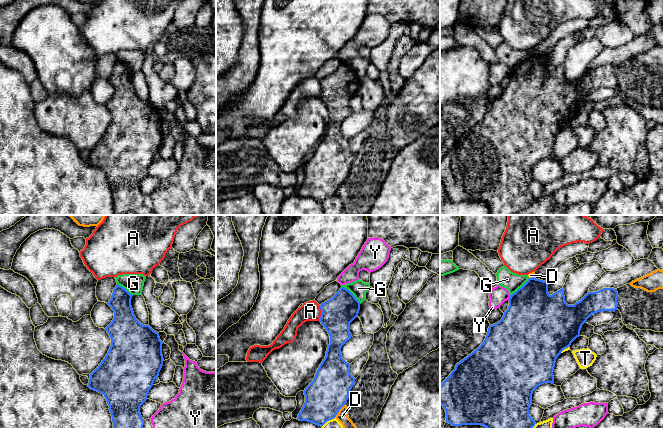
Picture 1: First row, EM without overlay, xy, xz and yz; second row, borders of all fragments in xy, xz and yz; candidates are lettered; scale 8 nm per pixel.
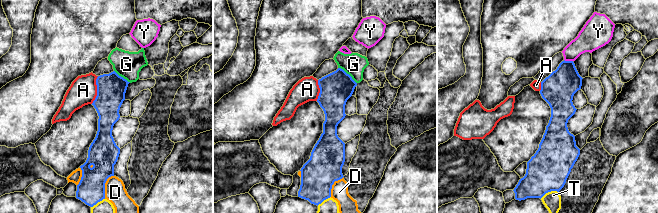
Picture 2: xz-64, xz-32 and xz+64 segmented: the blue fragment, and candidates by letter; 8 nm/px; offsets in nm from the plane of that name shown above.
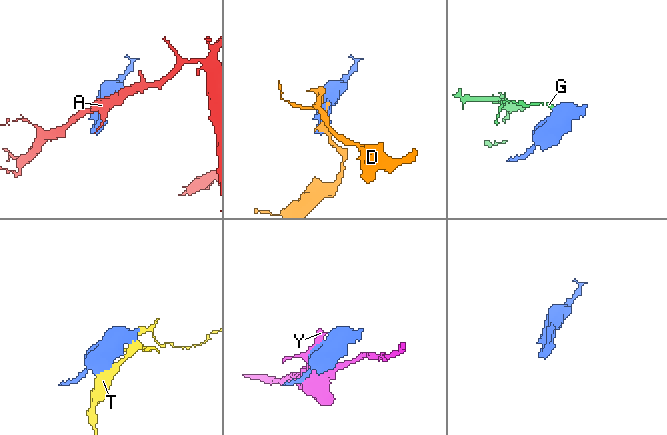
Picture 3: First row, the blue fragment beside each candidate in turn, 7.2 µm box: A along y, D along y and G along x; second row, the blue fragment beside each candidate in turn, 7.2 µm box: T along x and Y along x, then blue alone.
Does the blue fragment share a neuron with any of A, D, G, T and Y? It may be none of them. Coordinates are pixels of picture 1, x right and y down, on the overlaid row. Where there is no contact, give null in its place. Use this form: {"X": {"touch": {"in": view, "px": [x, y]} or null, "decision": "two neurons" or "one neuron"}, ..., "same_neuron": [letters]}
{"A": {"touch": {"in": "xz", "px": [322, 313]}, "decision": "two neurons"}, "D": {"touch": {"in": "xz", "px": [338, 411]}, "decision": "two neurons"}, "G": {"touch": {"in": "xz", "px": [352, 294]}, "decision": "two neurons"}, "T": {"touch": {"in": "xz", "px": [327, 420]}, "decision": "two neurons"}, "Y": {"touch": {"in": "yz", "px": [510, 297]}, "decision": "two neurons"}, "same_neuron": []}

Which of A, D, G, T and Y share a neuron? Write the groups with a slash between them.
A / D / G / T / Y

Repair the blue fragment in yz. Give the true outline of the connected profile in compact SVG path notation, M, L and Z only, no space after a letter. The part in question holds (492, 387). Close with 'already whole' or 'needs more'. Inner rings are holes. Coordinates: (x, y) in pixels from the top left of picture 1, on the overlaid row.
M529 278L515 293L510 295L508 309L502 319L490 325L484 342L466 358L456 364L455 369L440 385L440 404L446 412L446 422L452 426L481 425L486 428L533 428L535 421L529 415L533 391L544 383L554 384L554 367L561 352L570 347L580 336L582 325L595 313L617 310L618 292L614 288L603 288L588 292L574 305L565 301L563 288L550 295L550 280Z; already whole

